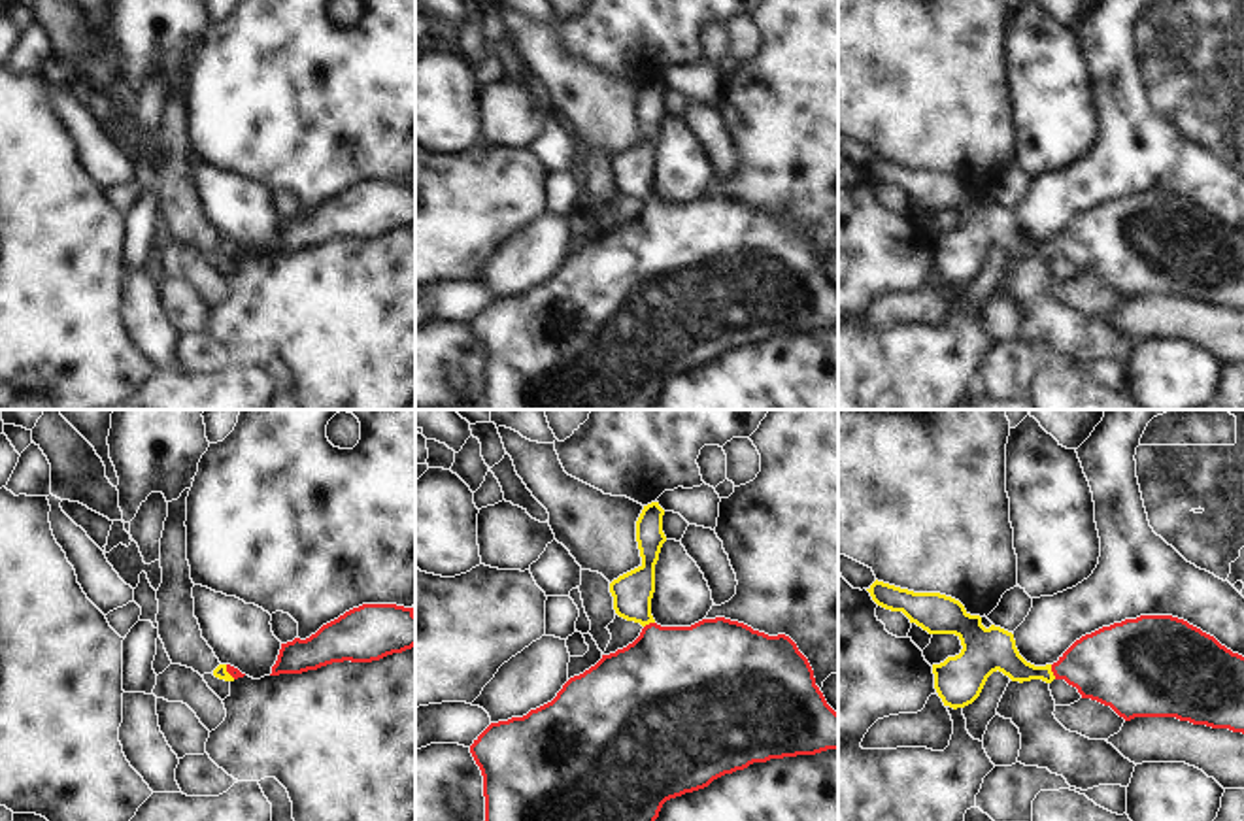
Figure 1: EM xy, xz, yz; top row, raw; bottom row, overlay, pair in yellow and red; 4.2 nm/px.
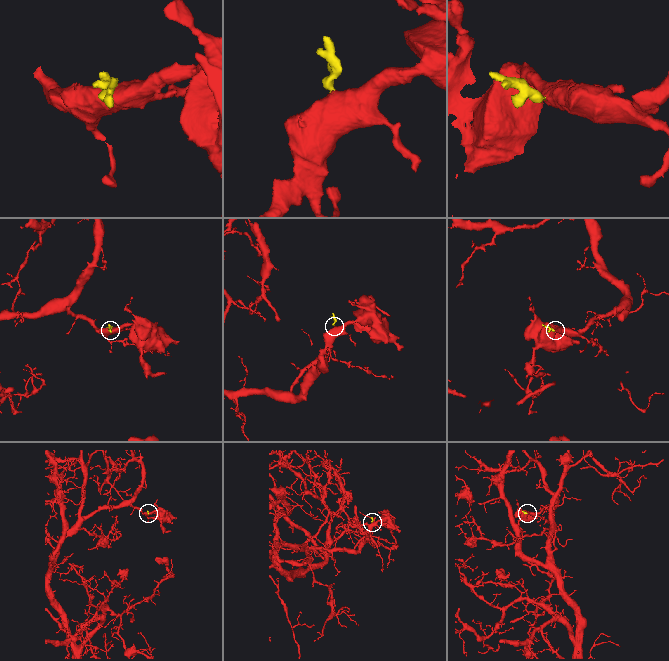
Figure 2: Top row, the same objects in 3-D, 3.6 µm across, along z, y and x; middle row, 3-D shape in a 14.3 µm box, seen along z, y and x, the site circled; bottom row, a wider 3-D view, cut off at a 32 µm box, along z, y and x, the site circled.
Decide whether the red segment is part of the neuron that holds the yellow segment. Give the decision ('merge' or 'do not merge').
merge

